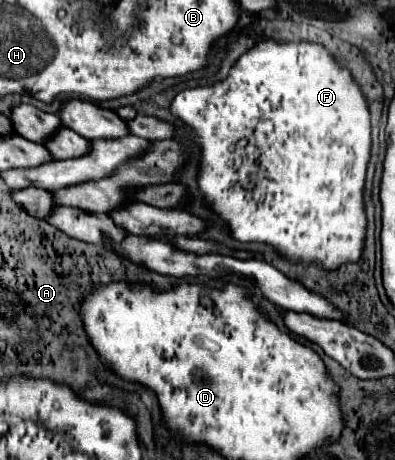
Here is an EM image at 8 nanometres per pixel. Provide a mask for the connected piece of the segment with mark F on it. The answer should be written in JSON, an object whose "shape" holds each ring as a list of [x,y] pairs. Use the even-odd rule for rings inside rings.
{"shape":[[[271,38],[259,40],[249,52],[245,52],[235,66],[229,70],[229,76],[223,82],[215,82],[211,86],[197,86],[181,90],[171,102],[171,112],[188,124],[191,128],[191,142],[201,149],[201,167],[197,182],[201,193],[212,209],[227,224],[231,238],[237,242],[269,242],[275,252],[291,262],[291,264],[307,264],[321,266],[323,270],[335,270],[343,264],[357,262],[365,250],[365,234],[367,234],[367,214],[365,214],[365,176],[371,158],[371,112],[369,100],[353,80],[353,74],[347,66],[341,66],[337,56],[333,56],[323,44],[313,42],[275,42]],[[253,180],[257,180],[257,188],[253,188]]]}

